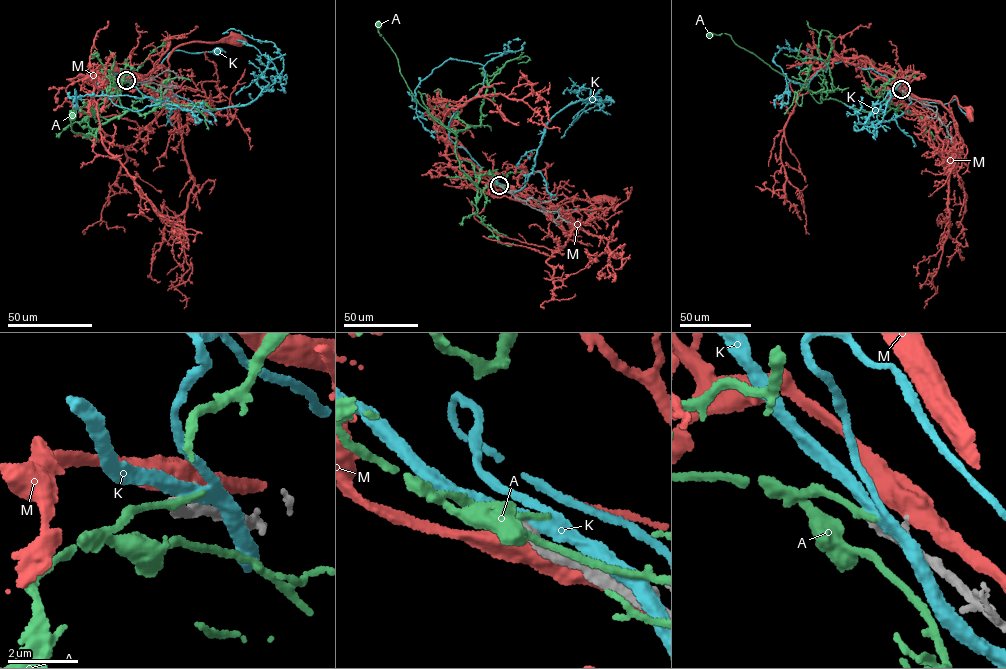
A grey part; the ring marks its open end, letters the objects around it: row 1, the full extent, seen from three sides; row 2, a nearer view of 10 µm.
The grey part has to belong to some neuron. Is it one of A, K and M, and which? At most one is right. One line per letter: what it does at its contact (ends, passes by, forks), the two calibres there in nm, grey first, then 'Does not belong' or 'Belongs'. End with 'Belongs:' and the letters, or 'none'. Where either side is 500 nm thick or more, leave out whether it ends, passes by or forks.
A: It ends there. Thickness 320 nm (grey) against 240 nm. Does not belong
K: It forks there. Thickness 340 nm (grey) against 280 nm. Does not belong
M: Thickness 200 nm (grey) against 550 nm. Does not belong
Belongs: none

